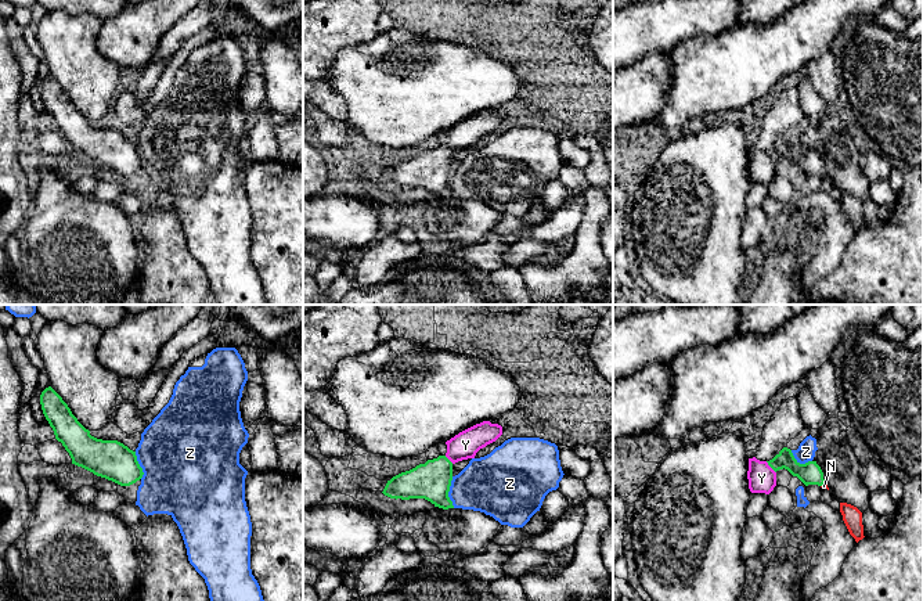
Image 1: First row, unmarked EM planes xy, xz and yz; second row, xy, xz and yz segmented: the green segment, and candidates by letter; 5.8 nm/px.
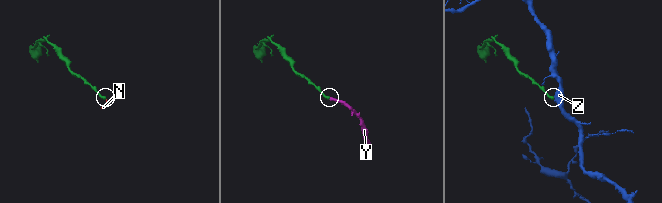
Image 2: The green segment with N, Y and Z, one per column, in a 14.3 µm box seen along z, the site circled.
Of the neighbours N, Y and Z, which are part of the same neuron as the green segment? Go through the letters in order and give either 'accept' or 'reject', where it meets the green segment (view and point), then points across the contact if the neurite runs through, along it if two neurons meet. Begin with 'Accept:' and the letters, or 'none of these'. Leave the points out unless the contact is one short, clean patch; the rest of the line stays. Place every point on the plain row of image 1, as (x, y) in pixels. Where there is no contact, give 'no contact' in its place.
Accept: N, Y
N: accept; meets green in yz at (822, 173); runs through yz (810, 162), (822, 173), (824, 176)
Y: accept; meets green in yz at (770, 155); runs through yz (810, 162), (790, 154), (770, 155), (761, 168)
Z: reject; meets green in xz at (449, 180); border along xz (451, 166), (449, 187), (454, 197)

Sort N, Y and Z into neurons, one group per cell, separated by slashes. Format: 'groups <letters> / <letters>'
groups N Y / Z

